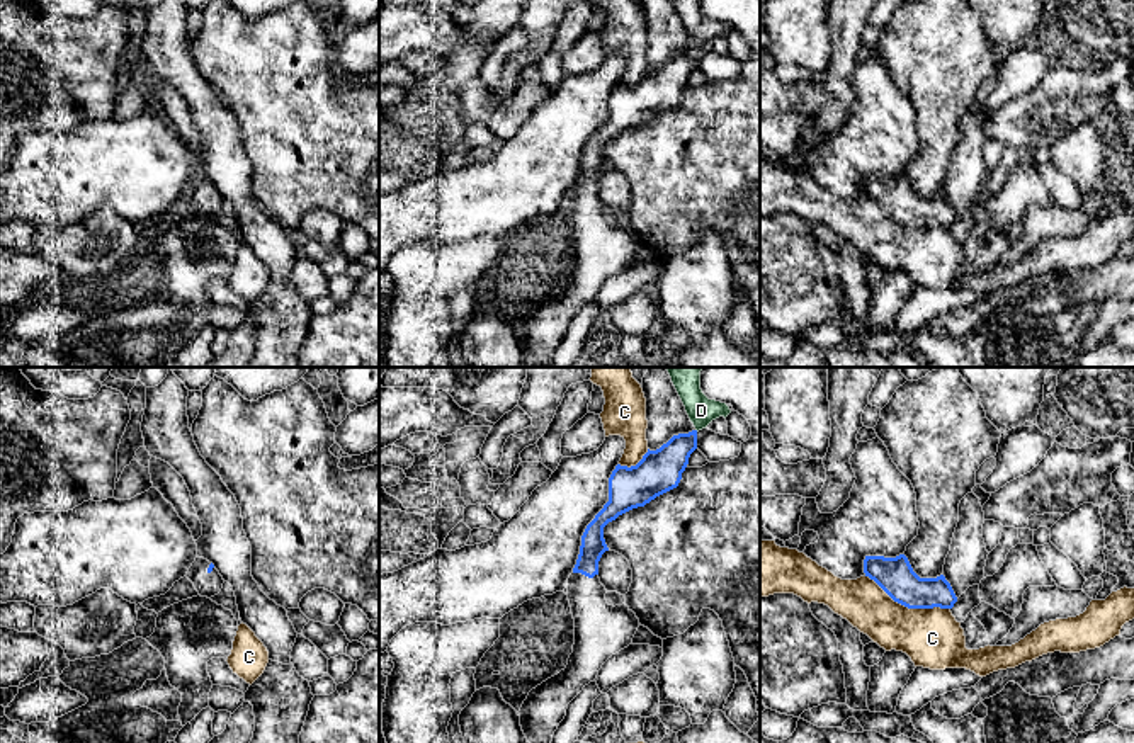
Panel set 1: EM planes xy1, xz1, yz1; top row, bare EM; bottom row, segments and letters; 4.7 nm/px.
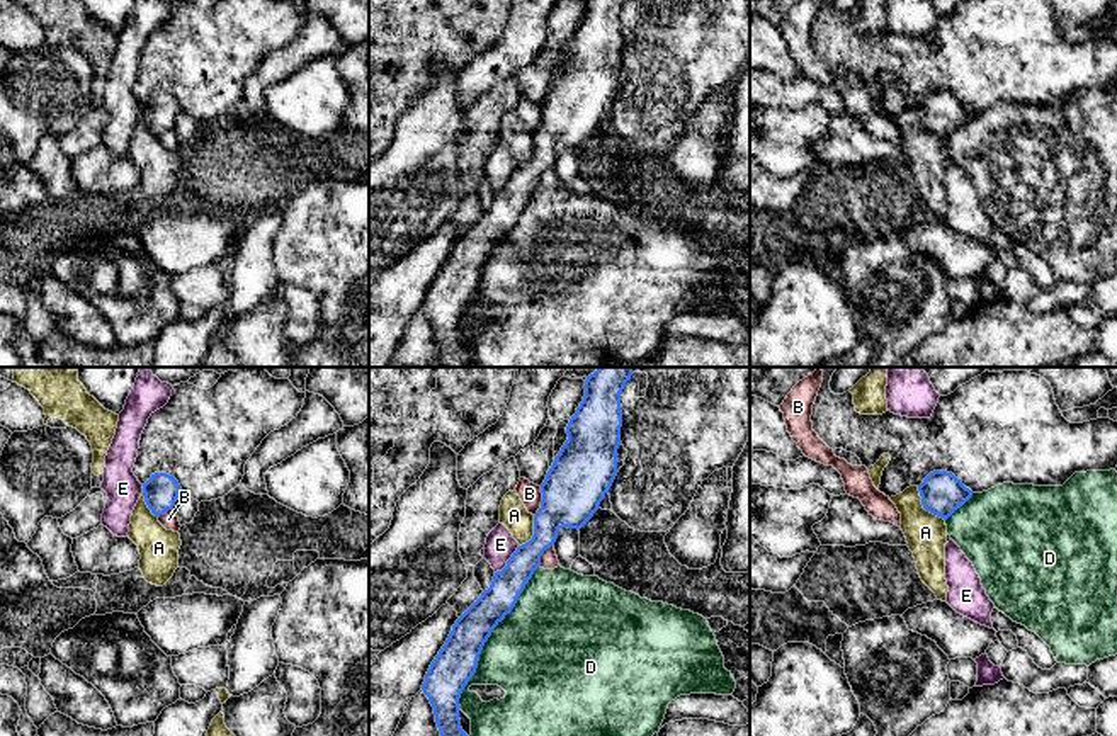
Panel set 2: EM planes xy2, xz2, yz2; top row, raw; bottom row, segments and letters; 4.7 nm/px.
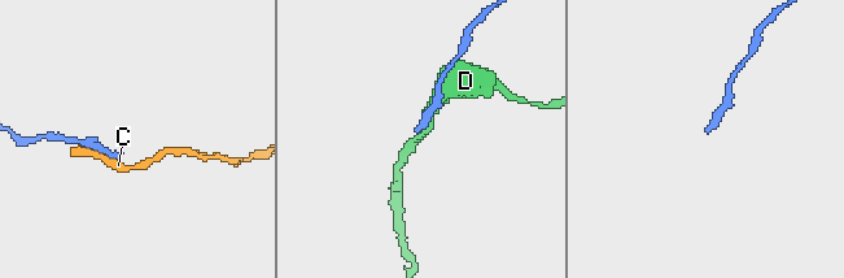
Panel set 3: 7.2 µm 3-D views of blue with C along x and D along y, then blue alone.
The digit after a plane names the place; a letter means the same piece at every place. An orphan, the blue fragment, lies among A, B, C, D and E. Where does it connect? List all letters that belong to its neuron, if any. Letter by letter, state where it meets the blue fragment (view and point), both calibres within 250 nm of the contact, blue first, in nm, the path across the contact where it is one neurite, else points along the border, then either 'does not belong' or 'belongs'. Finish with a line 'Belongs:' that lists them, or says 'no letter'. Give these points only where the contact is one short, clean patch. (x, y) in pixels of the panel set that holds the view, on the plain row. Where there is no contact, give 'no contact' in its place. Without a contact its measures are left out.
A: contact yz2 (924, 126); calibres 200 and 190 nm; border yz2 (917, 106), (922, 124), (944, 140); does not belong
B: contact xz2 (541, 121); calibres 300 and 100 nm; border xz2 (541, 106), (541, 126), (534, 135); does not belong
C: contact yz1 (908, 226); calibres 180 and 280 nm; does not belong
D: contact xz2 (490, 254); calibres 200 and 480 nm; does not belong
E: contact xz2 (507, 181); calibres 150 and 140 nm; border xz2 (519, 165), (495, 192); does not belong
Belongs: no letter

